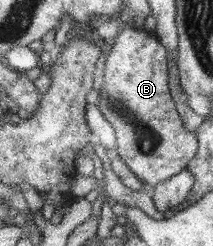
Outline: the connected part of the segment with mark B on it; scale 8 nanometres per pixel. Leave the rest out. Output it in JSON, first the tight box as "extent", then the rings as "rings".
{"extent":[97,18,197,191],"rings":[[[122,18],[121,27],[110,43],[111,50],[104,62],[102,84],[98,89],[97,108],[115,132],[114,155],[143,183],[143,189],[150,191],[157,183],[164,183],[165,180],[187,168],[197,151],[196,131],[185,132],[181,119],[175,111],[167,85],[167,64],[165,63],[167,49],[153,36],[153,33],[136,29],[131,25],[131,21]]]}

